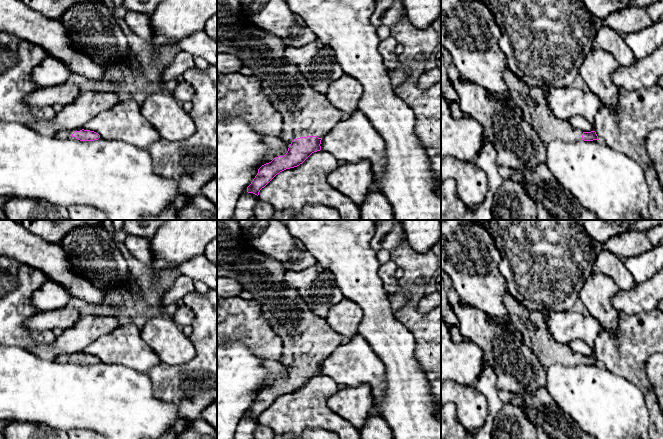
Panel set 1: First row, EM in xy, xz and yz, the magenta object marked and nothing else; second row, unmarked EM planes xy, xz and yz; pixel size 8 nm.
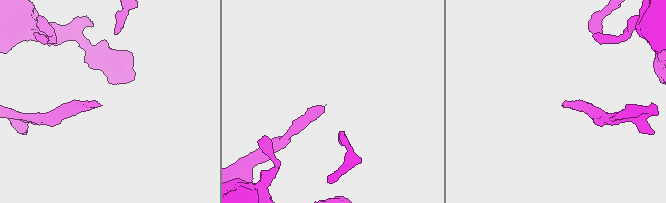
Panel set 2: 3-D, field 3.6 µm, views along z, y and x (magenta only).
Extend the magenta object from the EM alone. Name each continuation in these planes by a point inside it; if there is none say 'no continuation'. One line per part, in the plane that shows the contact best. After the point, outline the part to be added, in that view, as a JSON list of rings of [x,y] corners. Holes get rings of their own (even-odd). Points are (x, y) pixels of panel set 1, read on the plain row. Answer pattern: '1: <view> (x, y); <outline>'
1: xz (305, 336); [[[217,220],[217,278],[228,278],[238,281],[244,291],[251,292],[255,301],[259,302],[262,315],[269,321],[273,331],[280,337],[283,343],[283,357],[285,364],[294,364],[300,361],[317,360],[322,362],[345,339],[332,329],[326,320],[316,315],[308,305],[299,297],[298,292],[284,284],[286,270],[282,264],[253,249],[248,240],[244,238],[237,220]]]

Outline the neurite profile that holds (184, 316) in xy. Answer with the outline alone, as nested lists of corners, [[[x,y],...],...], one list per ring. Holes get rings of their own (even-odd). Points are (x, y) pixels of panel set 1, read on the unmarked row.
[[[182,275],[177,278],[174,285],[163,296],[164,305],[179,304],[172,318],[181,329],[187,325],[191,325],[195,318],[192,309],[182,303],[184,297],[193,291],[195,291],[195,281]]]

